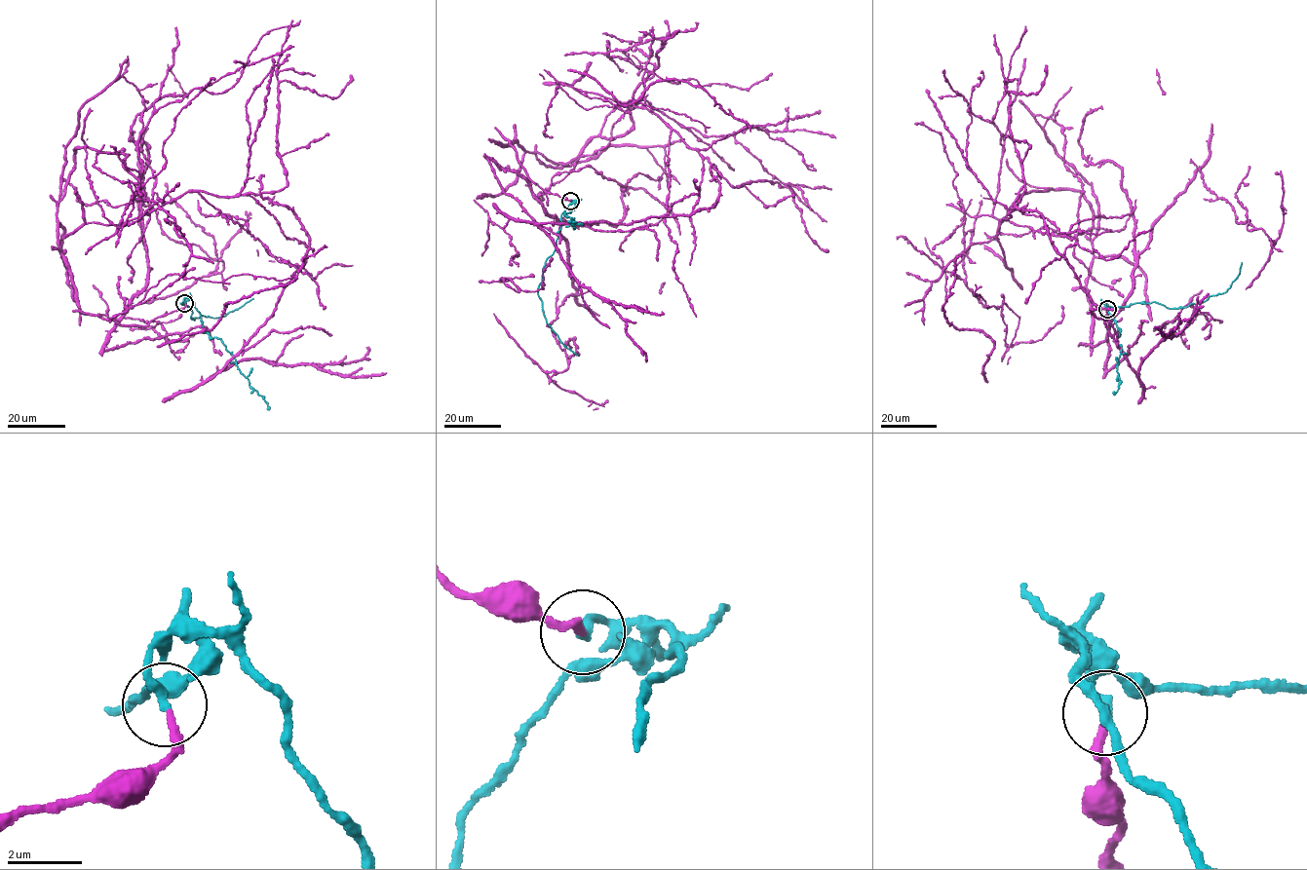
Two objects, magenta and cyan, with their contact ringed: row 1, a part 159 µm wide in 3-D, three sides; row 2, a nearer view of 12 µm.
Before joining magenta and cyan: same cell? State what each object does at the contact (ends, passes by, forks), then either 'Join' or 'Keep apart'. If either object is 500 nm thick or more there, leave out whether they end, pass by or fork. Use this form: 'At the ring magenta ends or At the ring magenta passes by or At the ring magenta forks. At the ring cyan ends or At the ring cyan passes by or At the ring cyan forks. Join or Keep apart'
At the ring magenta ends. At the ring cyan ends. Keep apart

